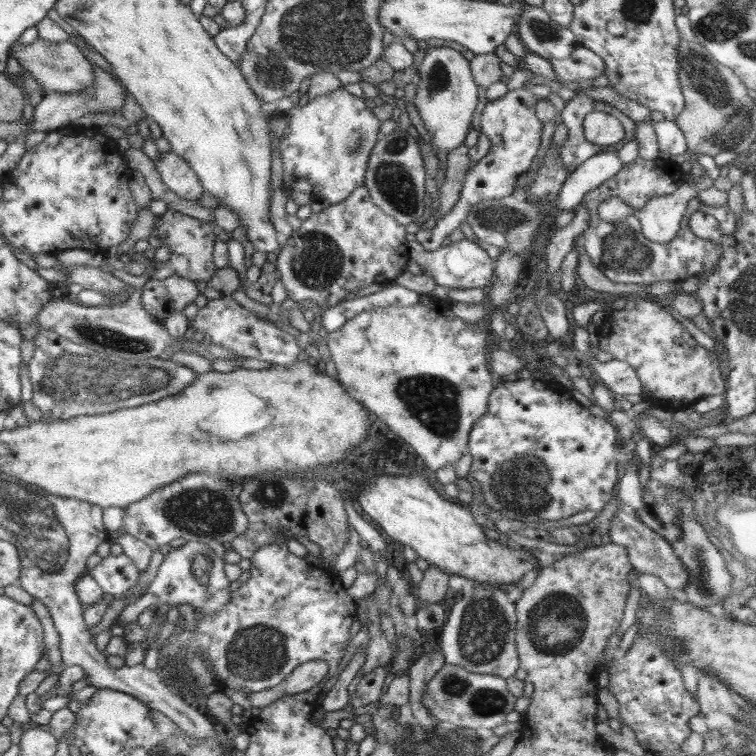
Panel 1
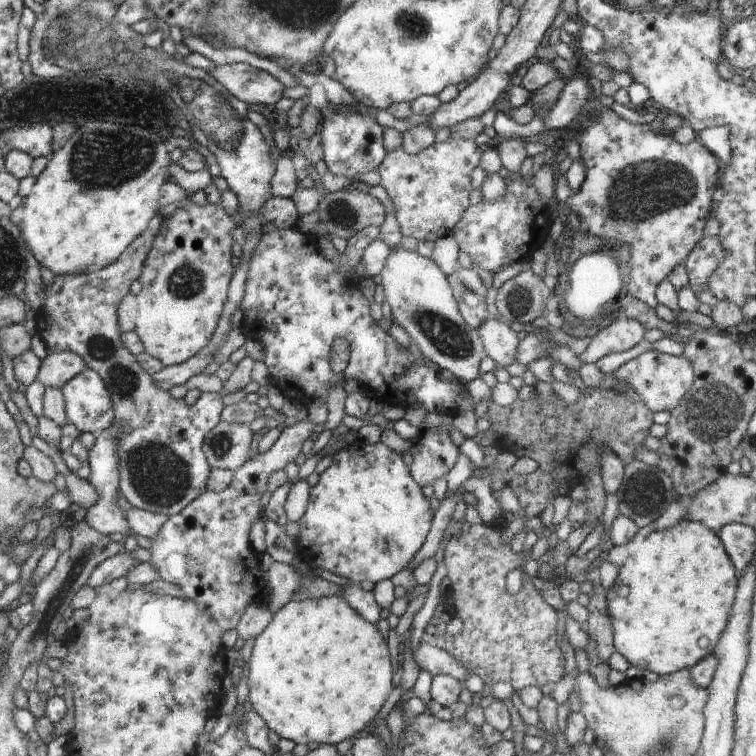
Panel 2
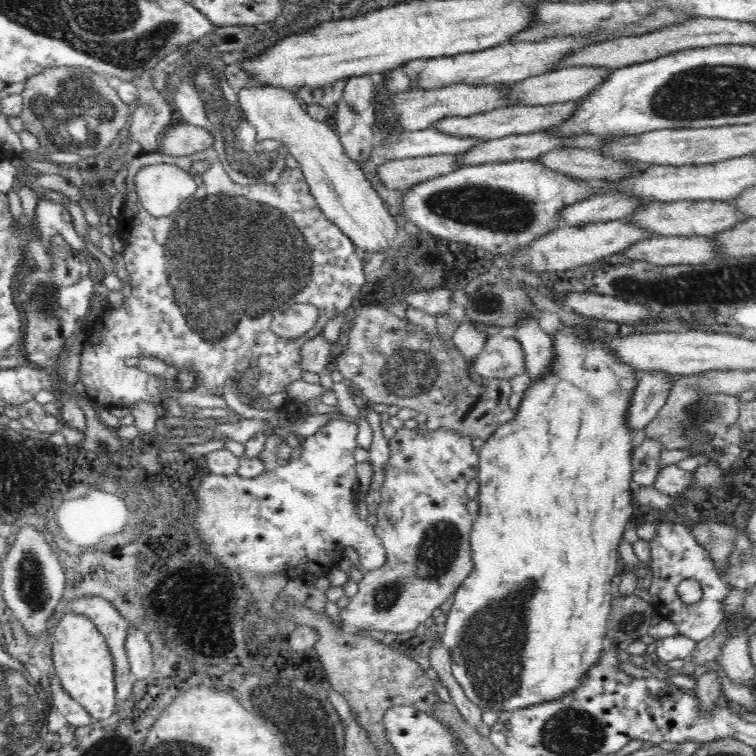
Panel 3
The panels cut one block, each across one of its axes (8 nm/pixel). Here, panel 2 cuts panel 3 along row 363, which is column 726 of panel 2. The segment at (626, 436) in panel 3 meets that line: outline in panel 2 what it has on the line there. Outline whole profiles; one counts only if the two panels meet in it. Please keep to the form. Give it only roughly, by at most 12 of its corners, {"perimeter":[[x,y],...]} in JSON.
{"perimeter":[[683,519],[605,591],[613,646],[669,676],[713,654],[738,577]]}

